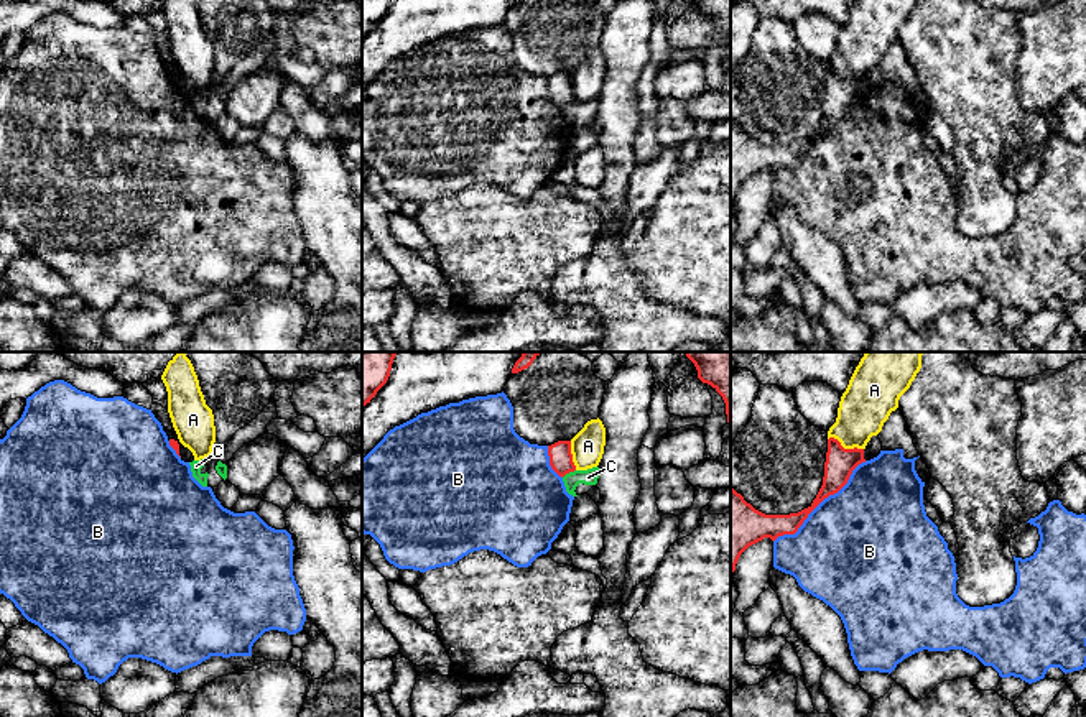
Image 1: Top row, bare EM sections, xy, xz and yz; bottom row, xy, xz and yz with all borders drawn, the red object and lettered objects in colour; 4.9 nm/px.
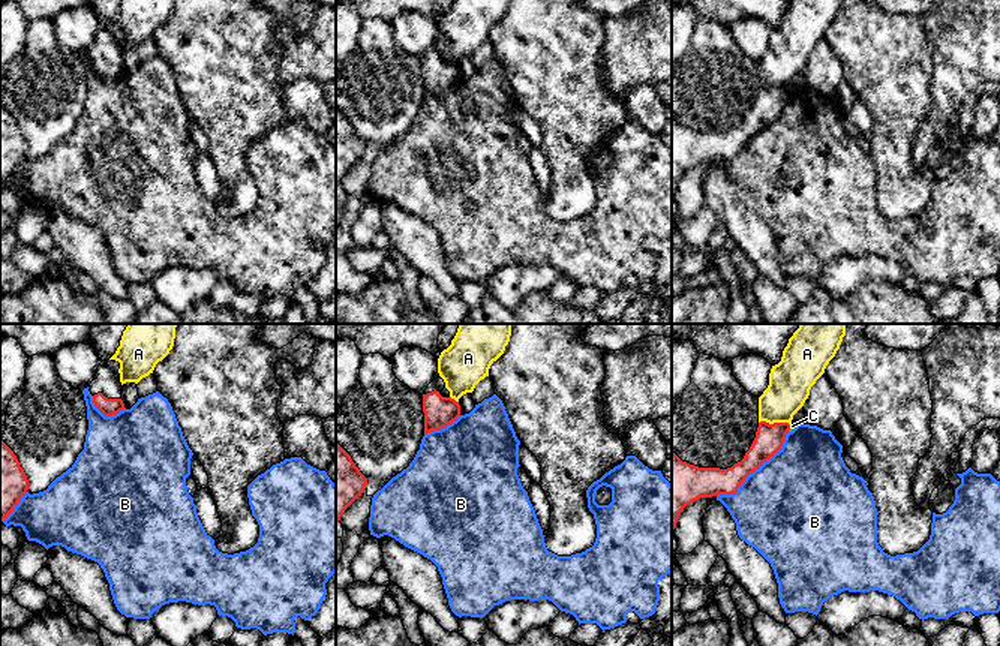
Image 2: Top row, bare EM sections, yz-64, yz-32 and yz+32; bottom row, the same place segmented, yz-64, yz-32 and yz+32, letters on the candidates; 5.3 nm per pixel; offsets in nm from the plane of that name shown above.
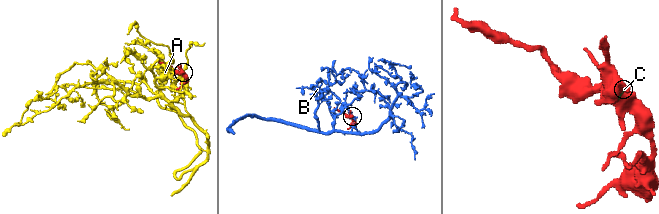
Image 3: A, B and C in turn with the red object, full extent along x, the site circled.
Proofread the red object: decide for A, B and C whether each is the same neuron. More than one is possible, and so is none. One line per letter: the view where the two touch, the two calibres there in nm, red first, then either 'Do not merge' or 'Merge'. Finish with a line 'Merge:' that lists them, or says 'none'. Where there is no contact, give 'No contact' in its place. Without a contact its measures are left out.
A: Touches red in yz. Thickness 140 nm (red) against 240 nm. Do not merge
B: Touches red in yz. Thickness 140 nm (red) against 500 nm. Do not merge
C: Touches red in xz. Thickness 110 nm (red) against 80 nm. Do not merge
Merge: none

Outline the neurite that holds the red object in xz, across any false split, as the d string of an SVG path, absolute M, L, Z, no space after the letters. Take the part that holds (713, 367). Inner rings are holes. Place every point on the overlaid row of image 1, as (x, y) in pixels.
M683 352L696 367L698 378L711 385L726 403L731 424L731 352Z

